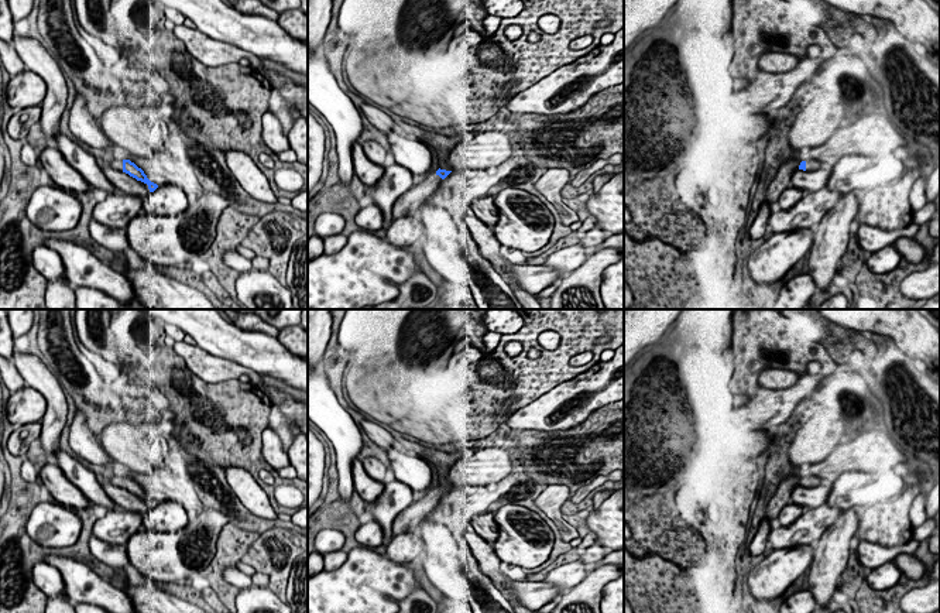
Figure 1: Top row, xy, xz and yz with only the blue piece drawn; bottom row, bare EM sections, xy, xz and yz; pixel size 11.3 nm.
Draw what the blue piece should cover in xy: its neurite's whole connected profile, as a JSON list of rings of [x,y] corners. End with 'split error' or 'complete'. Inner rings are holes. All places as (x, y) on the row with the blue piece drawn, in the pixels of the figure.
[[[113,160],[109,164],[112,168],[123,171],[126,174],[128,174],[130,177],[135,178],[137,181],[141,181],[144,184],[148,185],[150,192],[154,192],[158,185],[151,182],[147,175],[144,174],[144,171],[141,168],[138,168],[134,162],[131,162],[130,160]]]; split error

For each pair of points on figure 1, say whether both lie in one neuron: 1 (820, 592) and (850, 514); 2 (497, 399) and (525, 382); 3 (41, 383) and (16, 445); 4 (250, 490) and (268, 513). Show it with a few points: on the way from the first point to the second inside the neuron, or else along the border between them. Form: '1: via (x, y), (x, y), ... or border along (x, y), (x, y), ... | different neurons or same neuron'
1: via (824, 572), (839, 534) | same neuron
2: via (504, 391), (518, 387) | same neuron
3: border along (41, 424), (38, 437) | different neurons
4: via (251, 496), (263, 507) | same neuron

